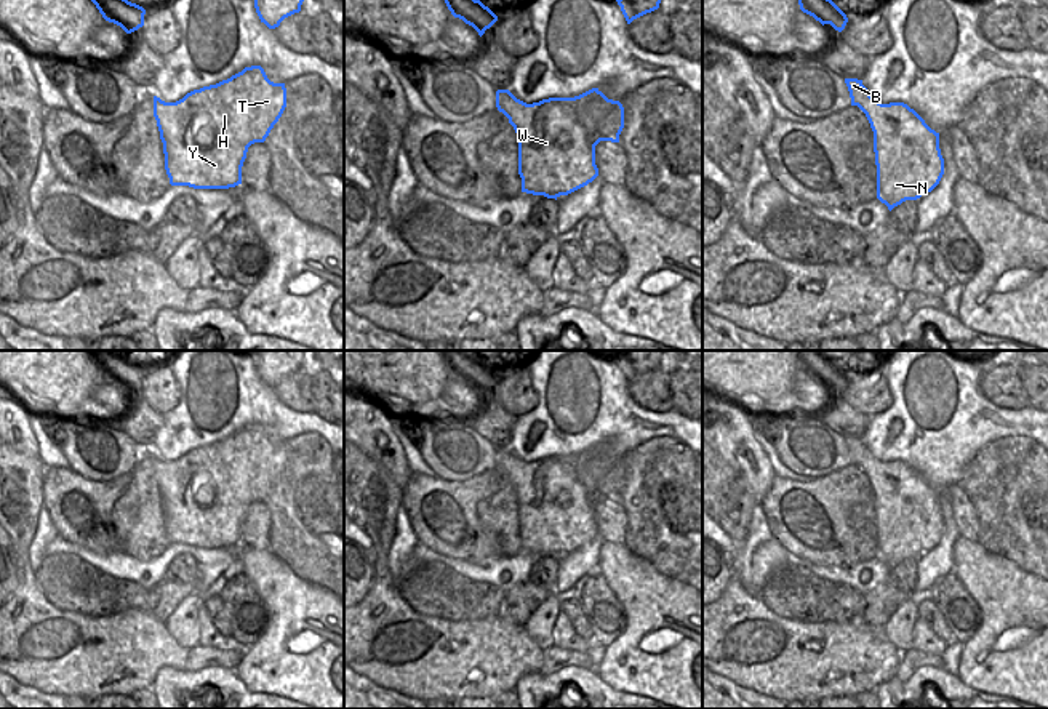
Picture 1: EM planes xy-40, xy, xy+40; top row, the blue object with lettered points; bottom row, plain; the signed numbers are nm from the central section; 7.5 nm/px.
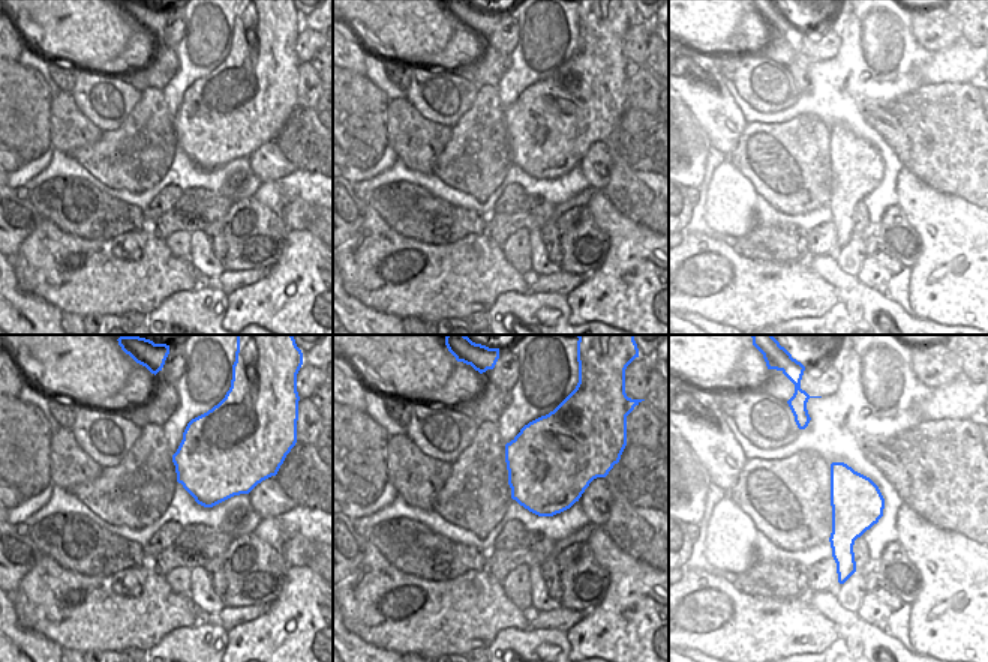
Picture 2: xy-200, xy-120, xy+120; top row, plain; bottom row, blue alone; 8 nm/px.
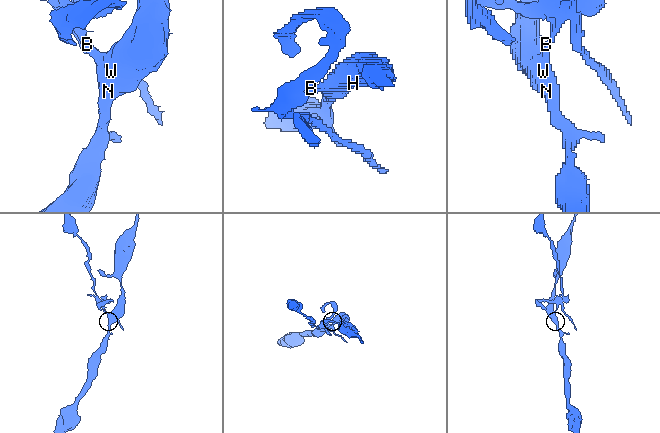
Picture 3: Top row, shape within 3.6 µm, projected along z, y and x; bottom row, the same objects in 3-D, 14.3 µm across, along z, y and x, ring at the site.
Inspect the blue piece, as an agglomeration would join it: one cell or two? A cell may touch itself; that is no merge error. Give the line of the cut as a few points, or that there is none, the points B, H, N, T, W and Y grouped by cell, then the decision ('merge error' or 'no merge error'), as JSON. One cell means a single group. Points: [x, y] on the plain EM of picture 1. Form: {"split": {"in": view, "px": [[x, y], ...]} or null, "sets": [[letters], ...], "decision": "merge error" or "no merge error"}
{"split": {"in": "xy", "px": [[509, 450], [498, 466]]}, "sets": [["B"], ["H", "N", "T", "W", "Y"]], "decision": "merge error"}

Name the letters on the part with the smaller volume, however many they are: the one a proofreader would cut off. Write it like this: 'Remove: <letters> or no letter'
Remove: B

